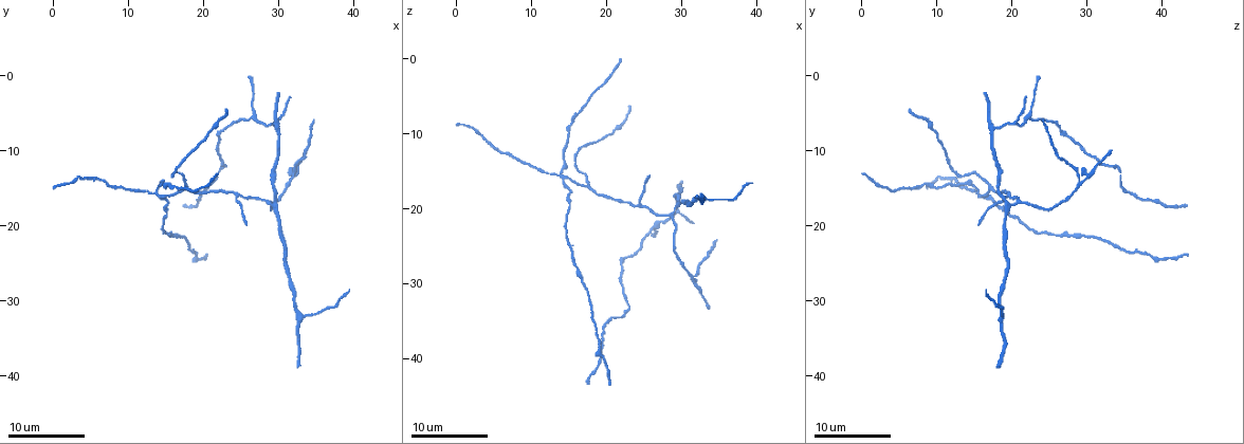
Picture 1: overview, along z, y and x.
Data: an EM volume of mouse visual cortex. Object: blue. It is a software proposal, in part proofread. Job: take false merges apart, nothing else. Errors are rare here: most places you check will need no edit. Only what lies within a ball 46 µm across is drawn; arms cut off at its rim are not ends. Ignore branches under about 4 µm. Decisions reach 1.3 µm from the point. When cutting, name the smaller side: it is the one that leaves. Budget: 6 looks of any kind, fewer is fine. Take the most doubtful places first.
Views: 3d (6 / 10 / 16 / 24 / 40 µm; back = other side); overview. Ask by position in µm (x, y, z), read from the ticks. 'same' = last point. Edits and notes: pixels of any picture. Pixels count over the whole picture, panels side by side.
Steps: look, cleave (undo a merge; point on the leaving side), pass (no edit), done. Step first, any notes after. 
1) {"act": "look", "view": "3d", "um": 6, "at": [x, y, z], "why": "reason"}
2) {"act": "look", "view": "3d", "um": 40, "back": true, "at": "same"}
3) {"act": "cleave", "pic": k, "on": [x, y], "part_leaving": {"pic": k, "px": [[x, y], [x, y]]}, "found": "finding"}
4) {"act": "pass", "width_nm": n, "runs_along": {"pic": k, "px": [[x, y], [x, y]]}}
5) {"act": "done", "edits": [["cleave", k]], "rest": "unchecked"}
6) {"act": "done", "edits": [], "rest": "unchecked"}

{"act": "look", "view": "3d", "um": 16, "at": [14.5, 16.5, 16.0]}

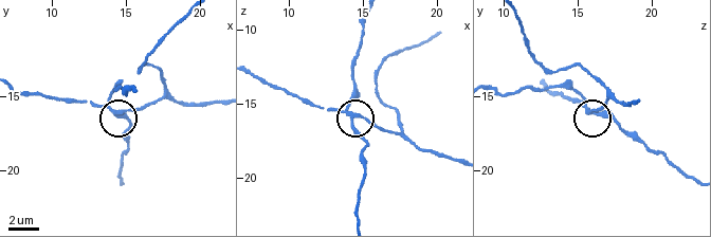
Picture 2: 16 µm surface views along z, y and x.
{"act": "look", "view": "3d", "um": 16, "back": true, "at": [14.2, 16.0, 15.8], "why": "other side"}

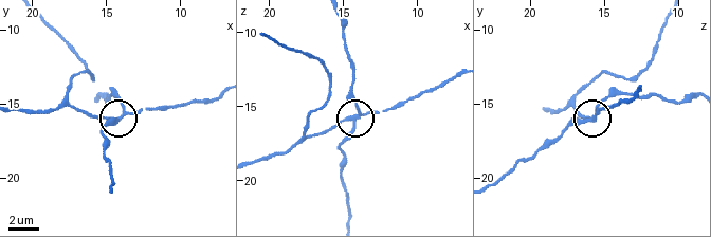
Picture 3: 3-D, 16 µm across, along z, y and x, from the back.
{"act": "cleave", "pic": 3, "on": [109, 123], "side_arm_um": 21, "part_leaving": {"pic": 3, "px": [[358, 119], [353, 132], [341, 147], [347, 219]]}, "found": "two neurons meet here"}

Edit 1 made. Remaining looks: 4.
{"act": "look", "view": "overview", "why": "see it whole again"}

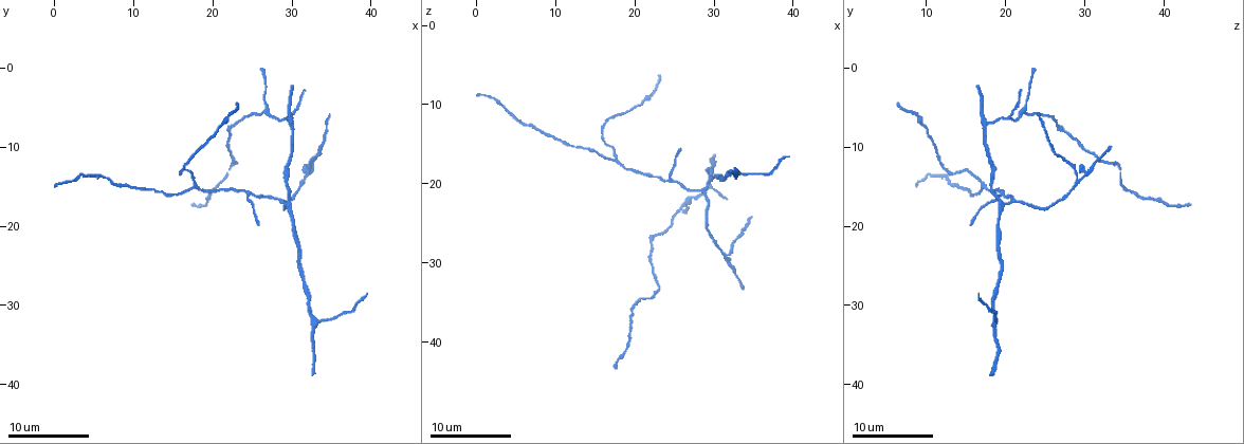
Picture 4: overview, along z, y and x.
{"act": "look", "view": "3d", "um": 10, "at": [32.0, 13.0, 29.0], "why": "a fork"}

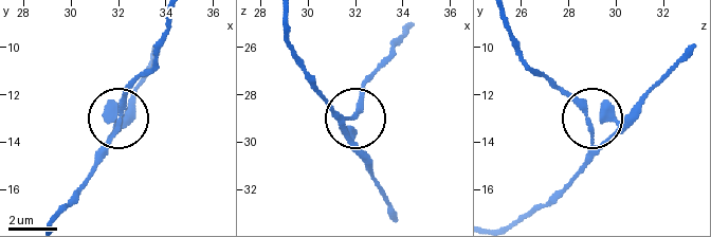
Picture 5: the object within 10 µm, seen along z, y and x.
{"act": "look", "view": "3d", "um": 10, "back": true, "at": [32.0, 13.2, 28.9], "why": "from behind"}

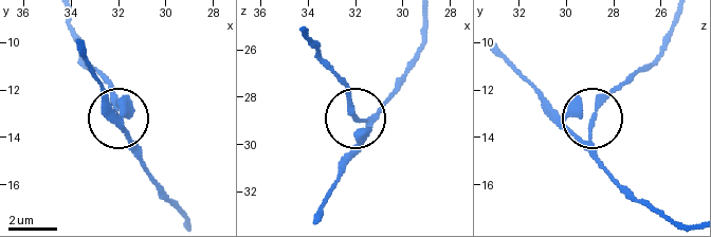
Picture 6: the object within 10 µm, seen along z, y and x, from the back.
{"act": "pass", "side_arm_um": 6, "arms": 3, "found": "all the same neuron"}

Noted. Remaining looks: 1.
{"act": "look", "view": "3d", "um": 10, "at": [24.5, 16.0, 19.5], "why": "two arms in line, one across"}

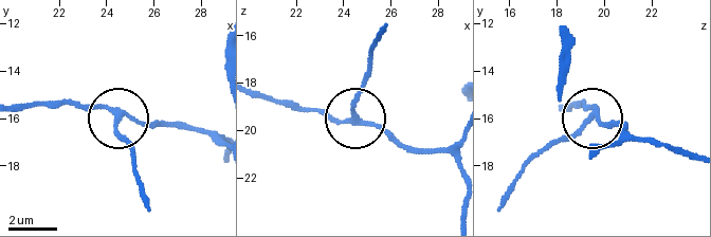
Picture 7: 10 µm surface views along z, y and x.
{"act": "pass", "width_nm": 180, "runs_along": {"pic": 7, "px": [[455, 144], [408, 150], [360, 122], [353, 108], [370, 68]]}, "found": "all the same neuron"}

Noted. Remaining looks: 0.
{"act": "done", "edits": [["cleave", 3]], "rest": "unchecked"}

